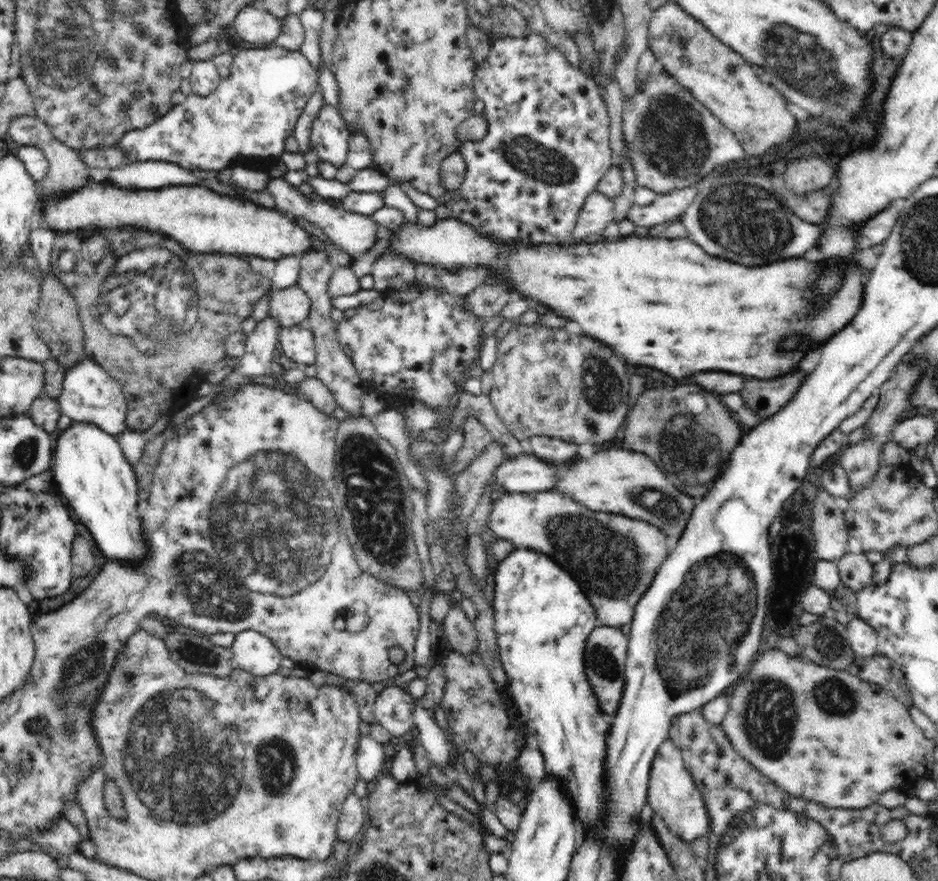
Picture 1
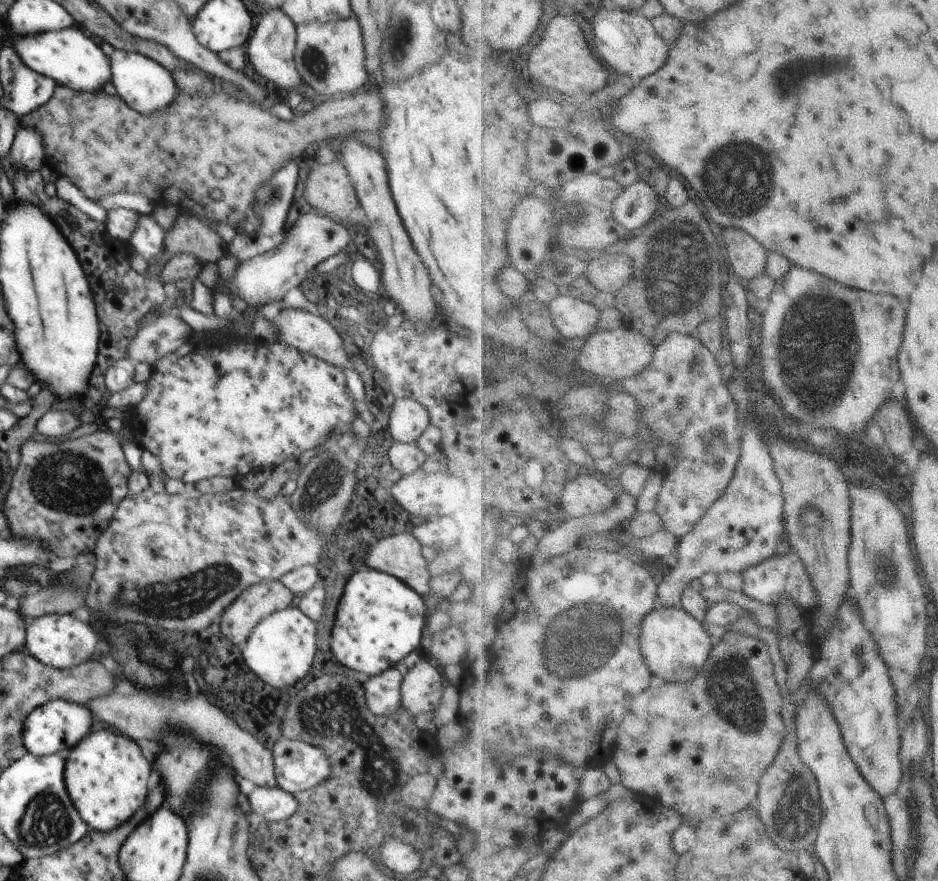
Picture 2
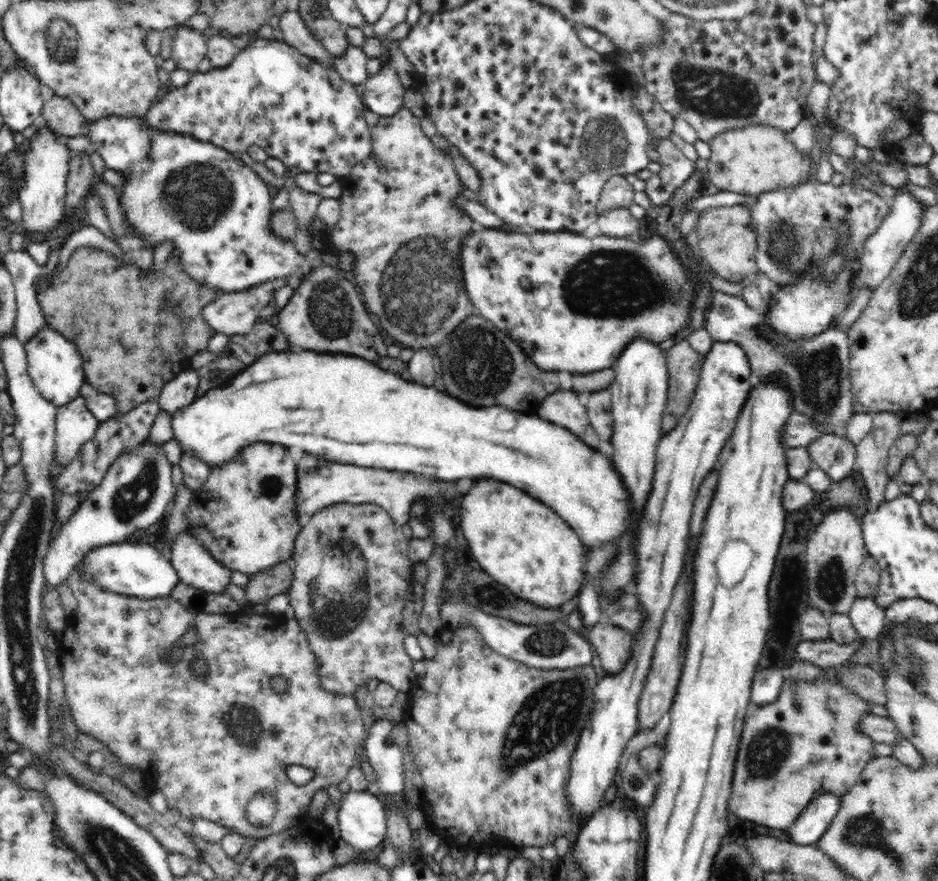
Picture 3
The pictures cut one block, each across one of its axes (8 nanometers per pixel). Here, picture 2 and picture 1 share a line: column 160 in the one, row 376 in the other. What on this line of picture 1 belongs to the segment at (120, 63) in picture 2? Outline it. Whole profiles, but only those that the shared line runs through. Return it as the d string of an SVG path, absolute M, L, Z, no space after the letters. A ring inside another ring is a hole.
M87 356L66 369L62 392L57 401L61 408L61 414L66 414L73 422L95 424L100 430L114 438L122 432L131 431L126 426L128 407L126 407L126 396L121 390L120 382L112 379L100 364Z

